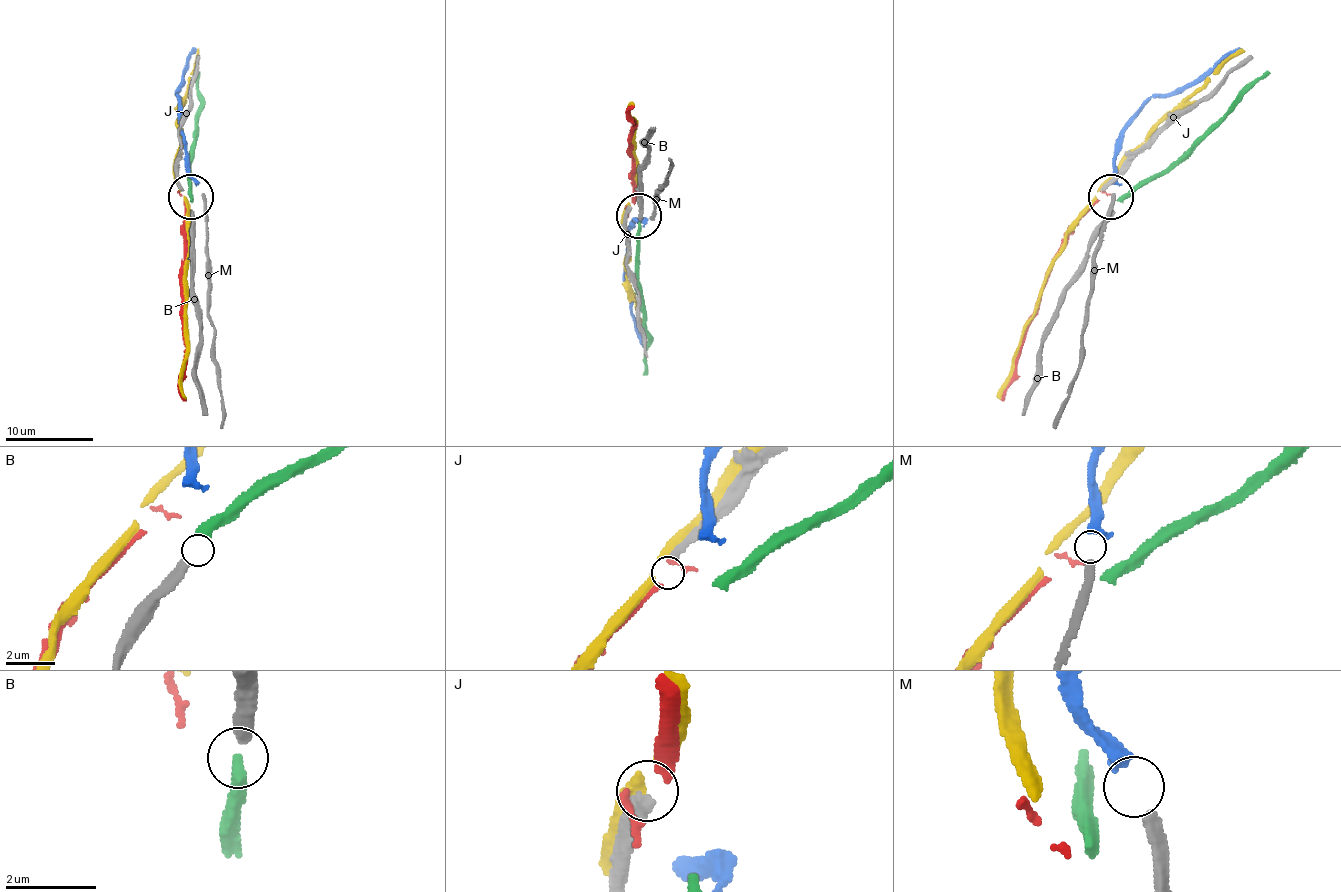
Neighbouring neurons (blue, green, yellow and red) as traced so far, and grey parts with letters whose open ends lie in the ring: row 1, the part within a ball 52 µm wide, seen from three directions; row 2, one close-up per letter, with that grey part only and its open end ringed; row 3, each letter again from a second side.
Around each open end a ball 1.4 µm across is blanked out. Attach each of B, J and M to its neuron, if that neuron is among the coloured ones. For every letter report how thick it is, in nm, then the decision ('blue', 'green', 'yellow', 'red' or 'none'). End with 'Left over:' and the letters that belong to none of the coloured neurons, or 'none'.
B: calibre 360 nm; green
J: calibre 320 nm; red
M: calibre 320 nm; blue
Left over: none

